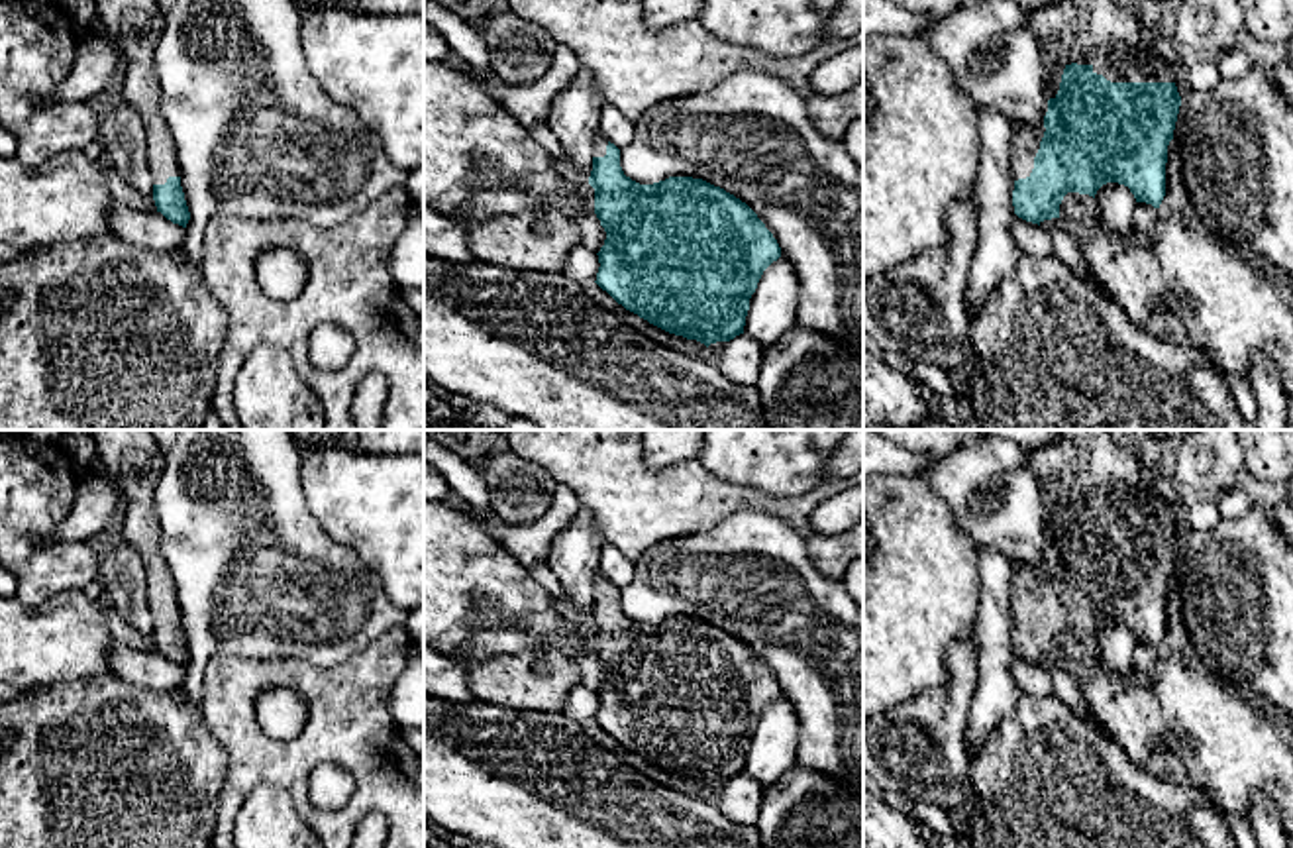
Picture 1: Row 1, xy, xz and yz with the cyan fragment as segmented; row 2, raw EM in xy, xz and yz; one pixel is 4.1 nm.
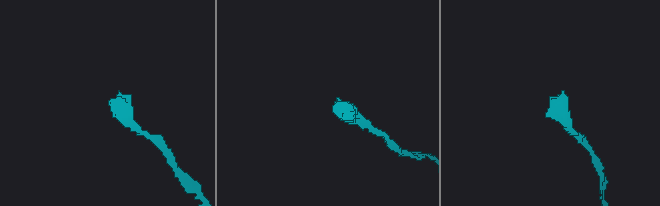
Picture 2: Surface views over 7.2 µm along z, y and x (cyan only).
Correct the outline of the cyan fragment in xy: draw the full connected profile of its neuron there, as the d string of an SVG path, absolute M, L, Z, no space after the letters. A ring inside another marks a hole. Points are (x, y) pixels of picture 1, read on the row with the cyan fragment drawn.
M94 0L94 4L96 31L122 57L122 98L137 110L143 122L157 212L186 228L190 212L181 186L177 145L161 114L161 84L153 65L153 53L165 27L165 10L157 0Z

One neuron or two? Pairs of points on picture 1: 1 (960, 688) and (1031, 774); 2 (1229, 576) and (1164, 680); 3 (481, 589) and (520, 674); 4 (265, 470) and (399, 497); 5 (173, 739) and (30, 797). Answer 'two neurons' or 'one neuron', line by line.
1: two neurons
2: two neurons
3: one neuron
4: two neurons
5: one neuron

